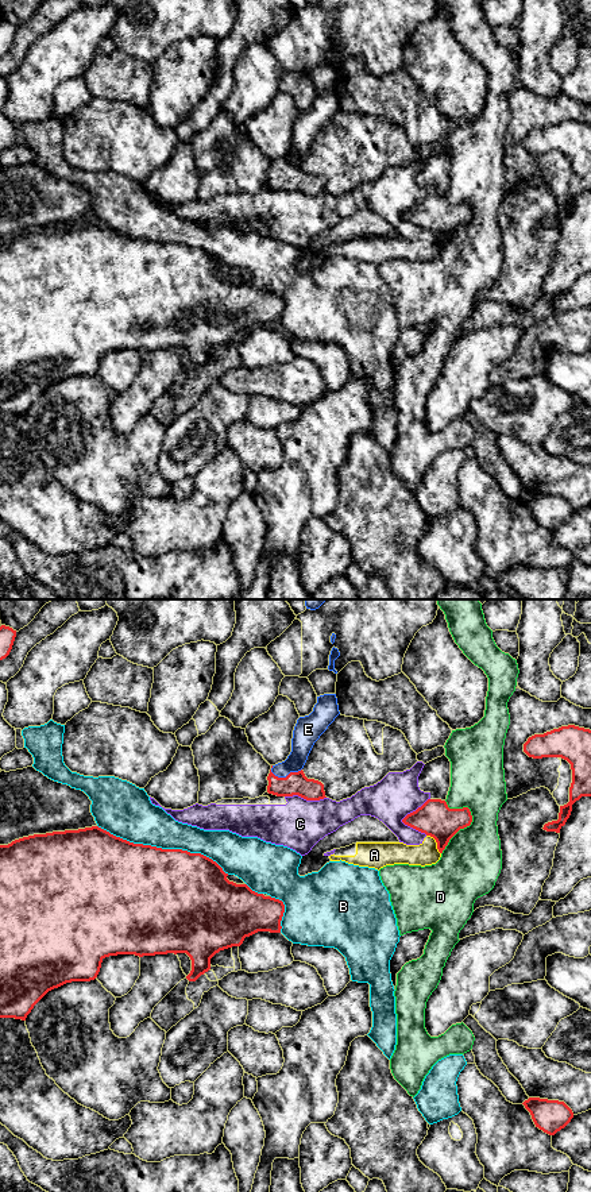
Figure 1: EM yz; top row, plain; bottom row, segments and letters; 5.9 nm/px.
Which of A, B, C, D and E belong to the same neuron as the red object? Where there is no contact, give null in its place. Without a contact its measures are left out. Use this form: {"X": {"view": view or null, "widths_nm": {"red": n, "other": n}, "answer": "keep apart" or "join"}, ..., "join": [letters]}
{"A": {"view": "yz", "widths_nm": {"red": 220, "other": 140}, "answer": "keep apart"}, "B": {"view": "yz", "widths_nm": {"red": 500, "other": 280}, "answer": "keep apart"}, "C": {"view": "yz", "widths_nm": {"red": 220, "other": 260}, "answer": "keep apart"}, "D": {"view": "yz", "widths_nm": {"red": 220, "other": 360}, "answer": "keep apart"}, "E": {"view": "yz", "widths_nm": {"red": 140, "other": 140}, "answer": "join"}, "join": ["E"]}

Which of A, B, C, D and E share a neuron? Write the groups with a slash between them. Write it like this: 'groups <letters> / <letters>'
groups A C / B / D / E

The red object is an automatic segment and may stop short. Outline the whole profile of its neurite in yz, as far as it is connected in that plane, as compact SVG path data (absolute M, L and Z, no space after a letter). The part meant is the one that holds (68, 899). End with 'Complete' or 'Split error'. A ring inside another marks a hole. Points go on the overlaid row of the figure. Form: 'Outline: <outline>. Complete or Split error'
Outline: M98 828L34 834L0 845L0 1018L26 1021L34 1006L51 990L72 981L94 980L105 957L117 954L155 956L186 953L192 960L192 971L186 976L196 981L210 969L210 958L220 950L240 946L246 937L258 931L281 933L285 913L282 900L252 891L247 884L236 884L227 879L228 873L201 853L182 849L162 849L151 845L134 844Z. Complete

